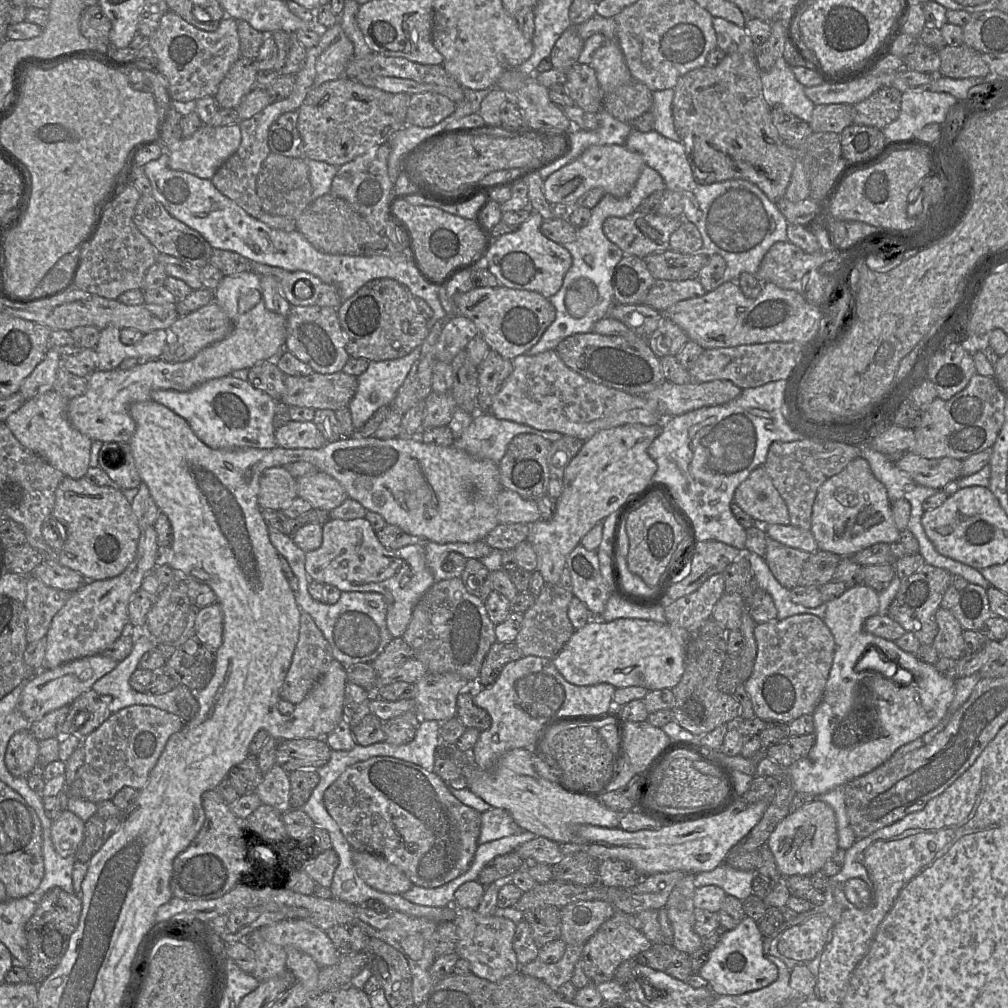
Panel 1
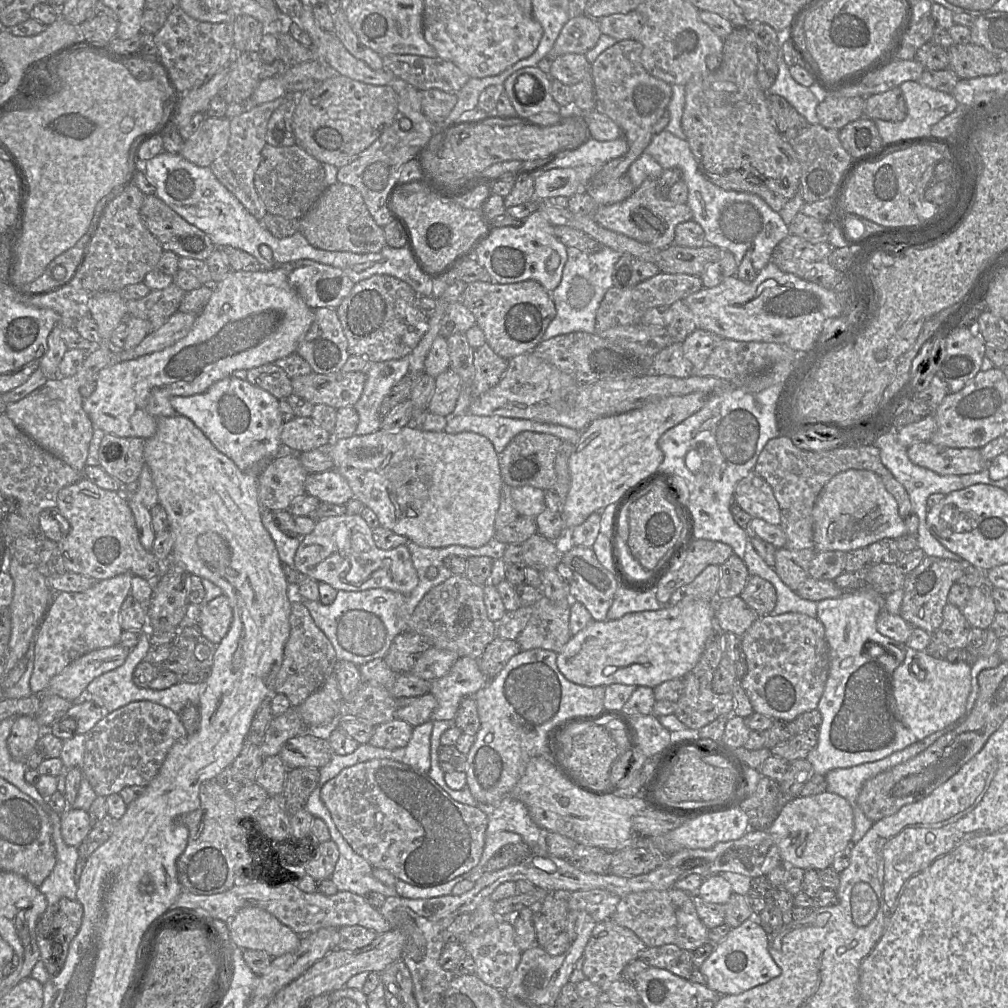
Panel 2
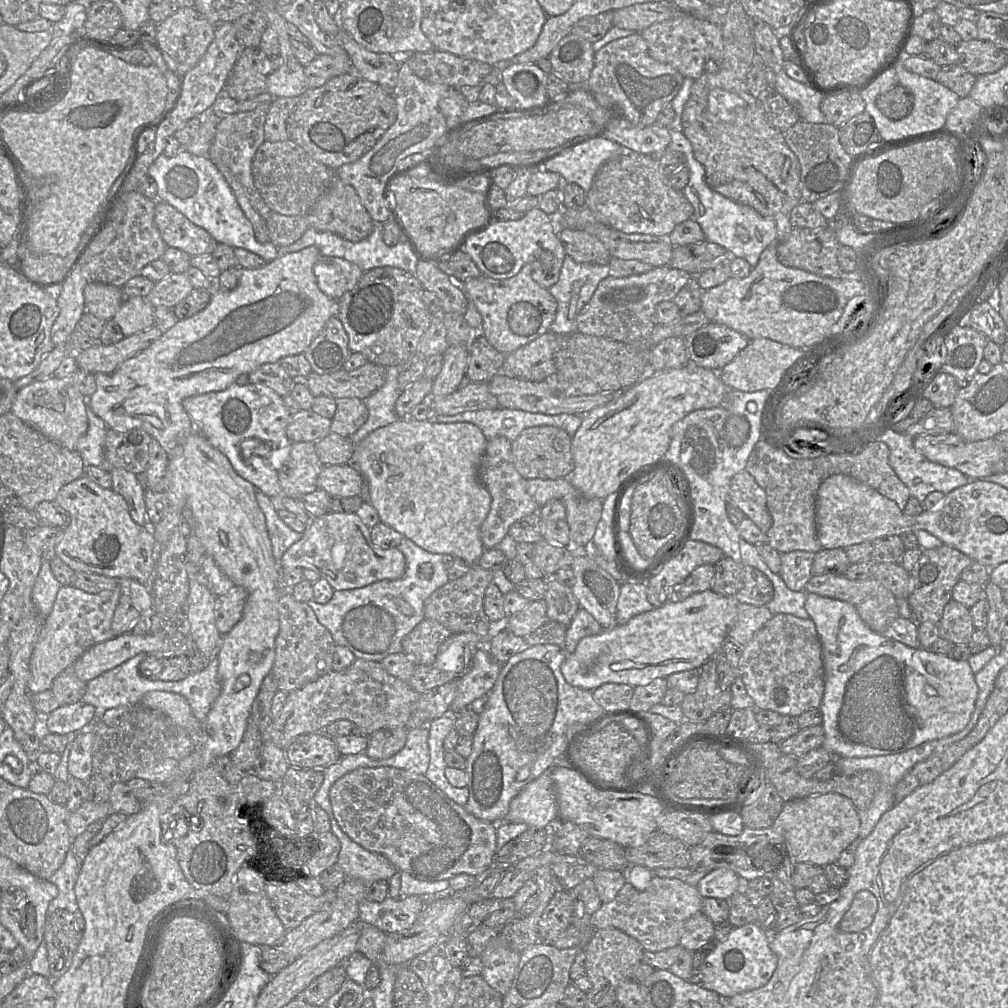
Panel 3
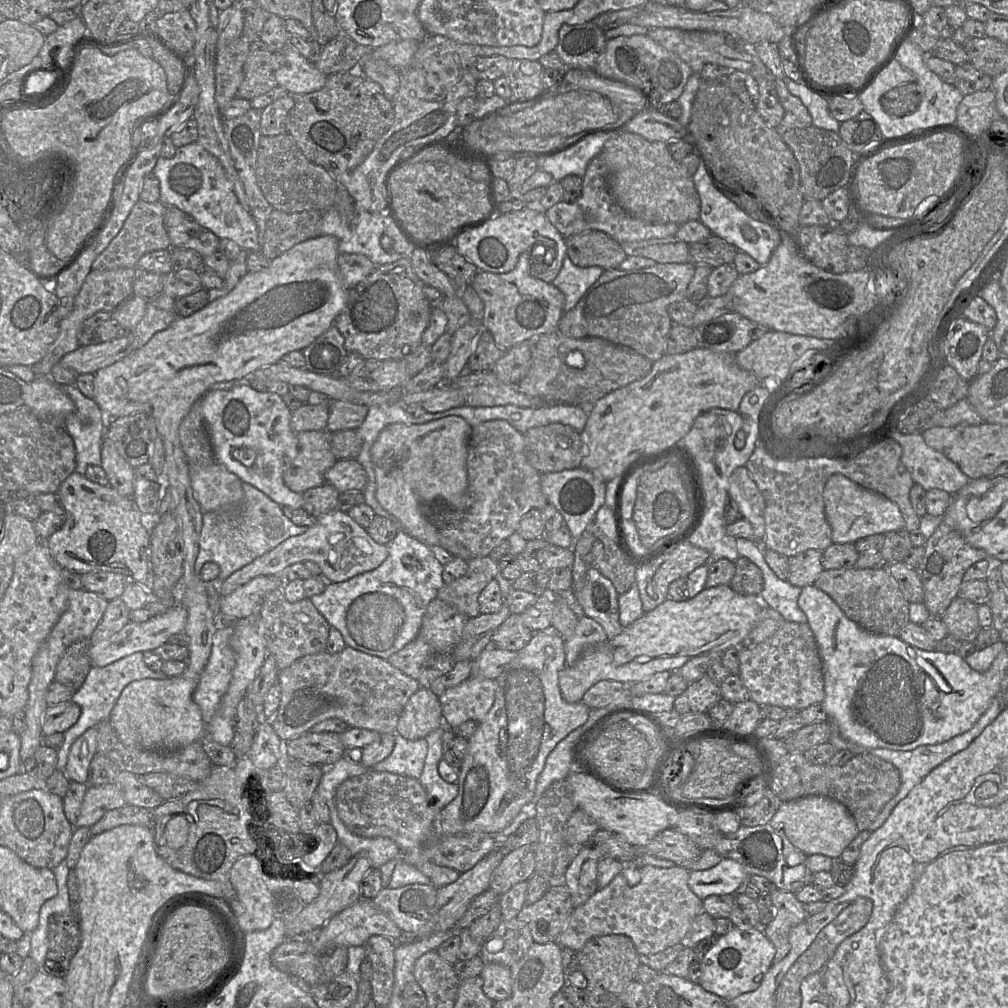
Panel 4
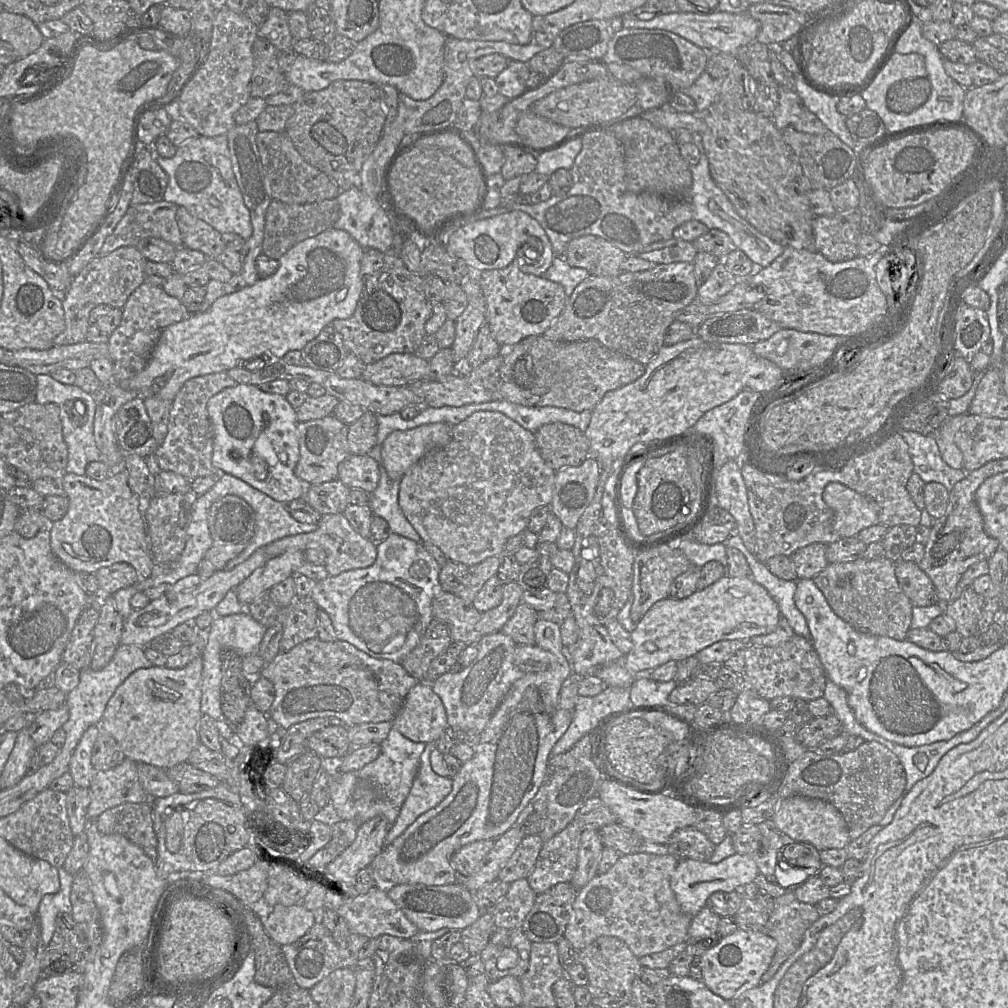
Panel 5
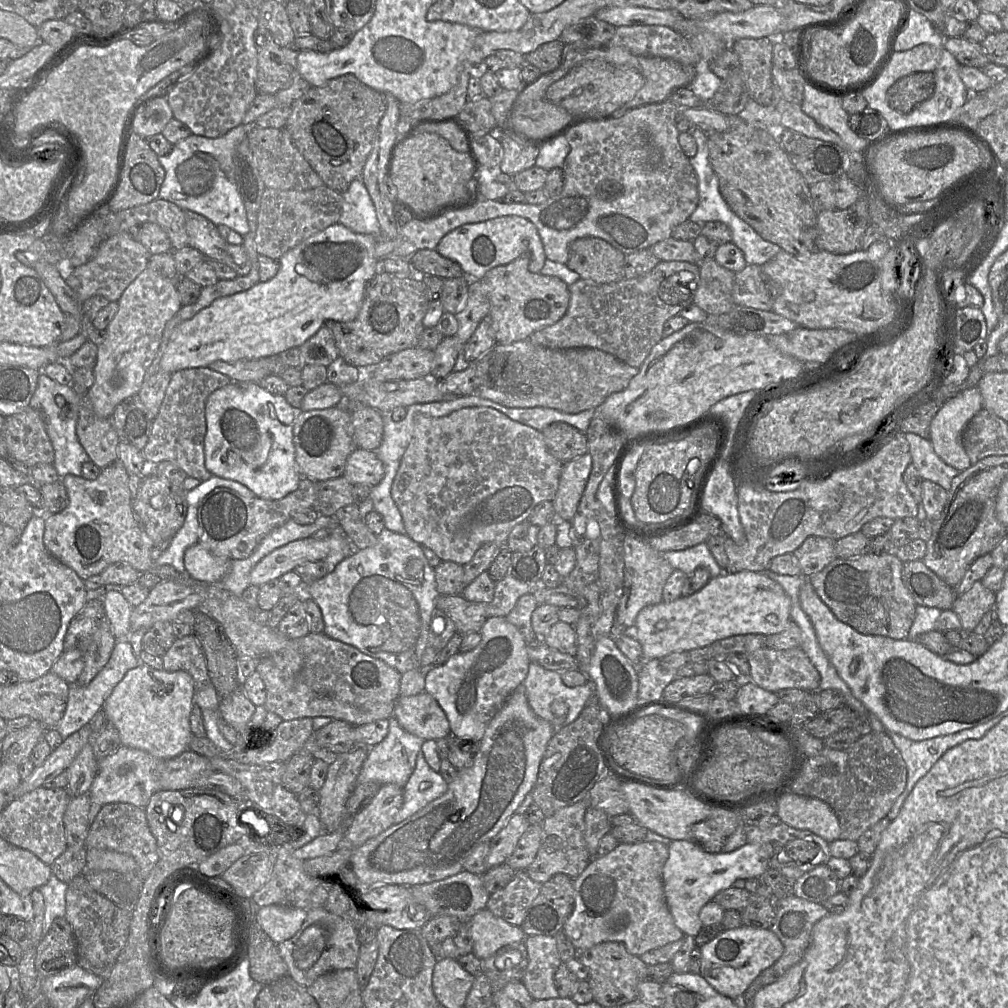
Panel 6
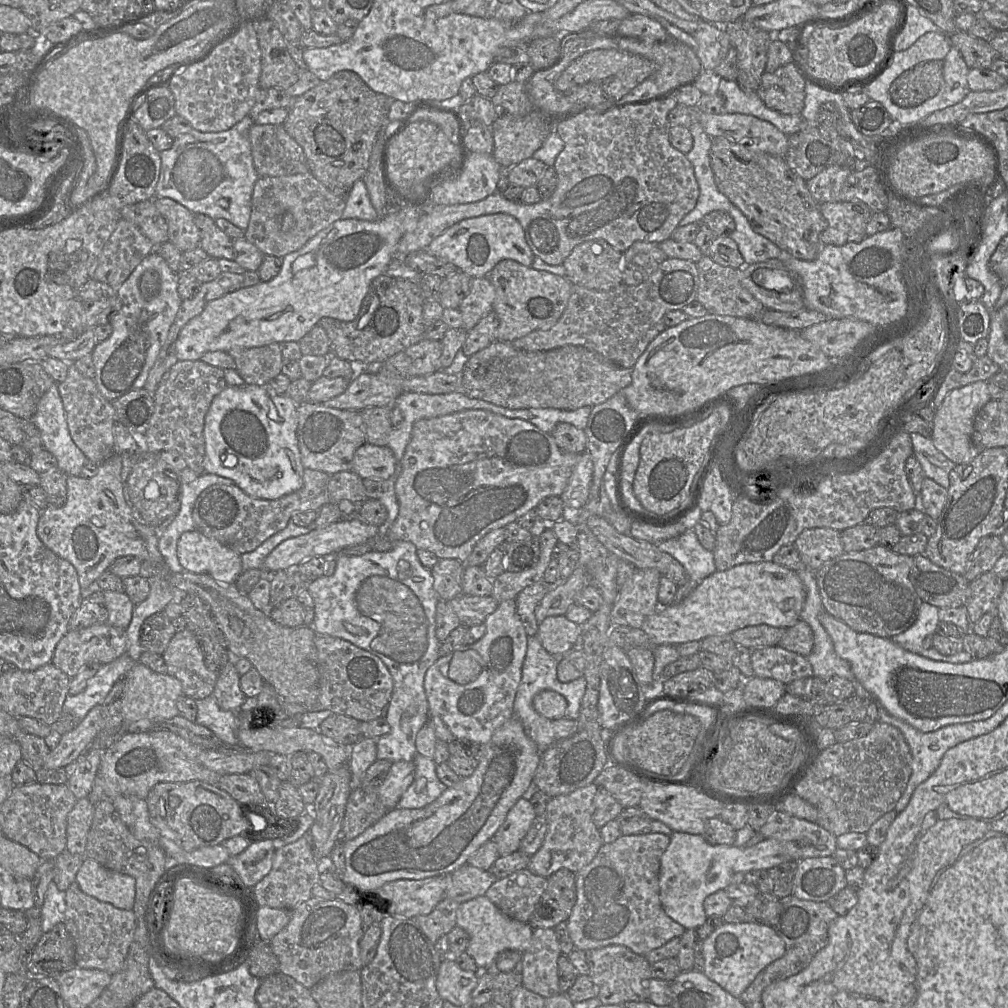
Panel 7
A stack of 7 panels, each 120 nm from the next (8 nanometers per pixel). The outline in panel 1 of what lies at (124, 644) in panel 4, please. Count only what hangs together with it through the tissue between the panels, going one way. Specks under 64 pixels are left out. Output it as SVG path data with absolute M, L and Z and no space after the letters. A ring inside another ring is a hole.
M102 654L83 657L64 663L55 668L38 671L24 686L19 710L30 722L39 720L45 714L65 705L70 705L77 697L91 689L92 685L111 672L118 662Z

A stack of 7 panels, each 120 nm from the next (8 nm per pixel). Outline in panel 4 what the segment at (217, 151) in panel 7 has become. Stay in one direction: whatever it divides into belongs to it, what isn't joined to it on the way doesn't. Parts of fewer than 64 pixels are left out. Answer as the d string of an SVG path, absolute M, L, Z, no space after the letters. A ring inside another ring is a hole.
M197 141L176 148L172 158L160 156L152 173L160 182L160 200L166 206L176 206L217 237L228 238L246 251L261 251L256 222L234 192L219 160Z

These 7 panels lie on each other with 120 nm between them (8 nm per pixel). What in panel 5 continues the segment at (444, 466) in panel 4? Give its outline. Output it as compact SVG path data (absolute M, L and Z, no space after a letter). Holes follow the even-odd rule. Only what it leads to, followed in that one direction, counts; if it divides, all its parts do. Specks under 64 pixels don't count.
M447 423L423 424L416 428L391 432L381 445L381 460L392 480L400 481L406 471L416 464L428 451L445 446L451 440L452 426Z

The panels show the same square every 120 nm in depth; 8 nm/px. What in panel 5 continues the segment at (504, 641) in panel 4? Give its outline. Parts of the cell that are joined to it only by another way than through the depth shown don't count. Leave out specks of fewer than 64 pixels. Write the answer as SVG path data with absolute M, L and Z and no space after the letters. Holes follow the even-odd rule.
M521 602L501 632L512 638L517 646L535 645L534 625L538 612Z

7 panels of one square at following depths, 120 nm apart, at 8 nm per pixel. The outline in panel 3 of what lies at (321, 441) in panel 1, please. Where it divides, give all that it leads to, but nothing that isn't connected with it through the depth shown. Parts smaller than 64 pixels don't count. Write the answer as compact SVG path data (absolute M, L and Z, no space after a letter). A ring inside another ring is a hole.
M300 409L293 415L289 414L286 435L292 443L316 442L331 433L330 425L329 418L322 417L311 409Z

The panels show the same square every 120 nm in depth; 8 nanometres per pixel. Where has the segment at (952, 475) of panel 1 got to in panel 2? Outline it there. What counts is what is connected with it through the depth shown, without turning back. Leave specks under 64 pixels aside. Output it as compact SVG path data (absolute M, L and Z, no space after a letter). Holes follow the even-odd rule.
M930 441L914 443L907 449L912 463L939 475L965 475L983 471L988 462L978 448L949 448Z

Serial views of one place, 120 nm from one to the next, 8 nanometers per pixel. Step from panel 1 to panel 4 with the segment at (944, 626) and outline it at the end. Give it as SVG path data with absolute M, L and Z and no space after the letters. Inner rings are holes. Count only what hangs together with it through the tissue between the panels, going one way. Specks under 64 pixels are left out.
M959 595L954 598L941 616L948 634L959 641L972 640L980 629L977 607L978 605Z

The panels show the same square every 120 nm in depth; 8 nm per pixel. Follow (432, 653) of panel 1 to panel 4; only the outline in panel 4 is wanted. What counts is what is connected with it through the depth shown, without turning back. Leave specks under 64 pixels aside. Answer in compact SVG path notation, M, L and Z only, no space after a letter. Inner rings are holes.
M488 556L471 558L465 575L444 585L437 598L456 608L468 619L475 618L480 614L479 595L498 572L498 564Z

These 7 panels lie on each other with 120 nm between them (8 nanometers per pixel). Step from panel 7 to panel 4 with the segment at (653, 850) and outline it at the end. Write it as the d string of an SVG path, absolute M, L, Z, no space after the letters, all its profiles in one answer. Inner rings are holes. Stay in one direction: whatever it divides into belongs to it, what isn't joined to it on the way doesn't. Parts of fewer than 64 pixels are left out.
M645 865L640 868L640 873L641 873L640 882L635 886L630 886L627 883L626 878L621 872L620 874L616 875L614 879L606 887L602 889L598 889L589 898L587 902L574 908L570 916L568 925L566 926L566 928L564 929L564 931L562 932L562 934L558 939L558 943L562 946L562 948L570 948L575 951L580 951L590 939L598 936L605 936L605 935L625 935L629 937L632 940L635 950L639 955L653 955L680 943L682 938L685 936L685 934L689 930L695 917L698 916L701 912L704 912L703 901L699 897L697 897L689 888L688 881L689 881L690 871L677 865L670 868L660 868L652 865Z

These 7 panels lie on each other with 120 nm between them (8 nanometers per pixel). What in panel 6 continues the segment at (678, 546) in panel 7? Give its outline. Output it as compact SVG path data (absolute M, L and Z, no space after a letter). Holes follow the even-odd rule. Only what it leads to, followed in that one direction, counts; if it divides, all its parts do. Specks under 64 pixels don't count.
M705 543L679 551L661 553L674 570L682 571L686 576L692 574L697 568L707 568L712 578L720 576L721 567L718 565Z

